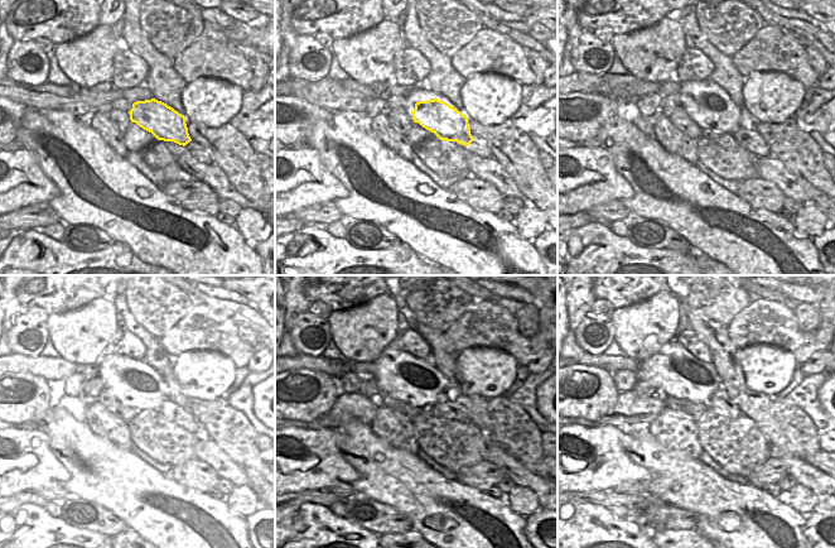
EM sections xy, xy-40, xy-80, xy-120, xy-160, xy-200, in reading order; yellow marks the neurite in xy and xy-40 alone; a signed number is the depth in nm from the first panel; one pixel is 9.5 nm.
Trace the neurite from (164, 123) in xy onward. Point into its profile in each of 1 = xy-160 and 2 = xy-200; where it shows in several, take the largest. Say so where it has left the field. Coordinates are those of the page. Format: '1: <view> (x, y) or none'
1: xy-160 (397, 374)
2: xy-200 (674, 370)

